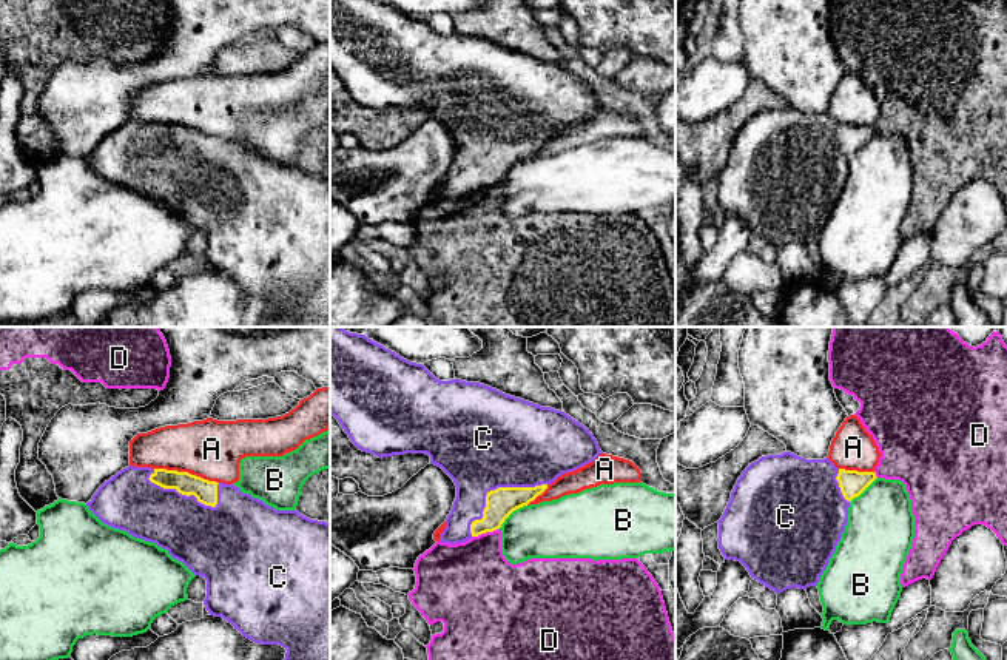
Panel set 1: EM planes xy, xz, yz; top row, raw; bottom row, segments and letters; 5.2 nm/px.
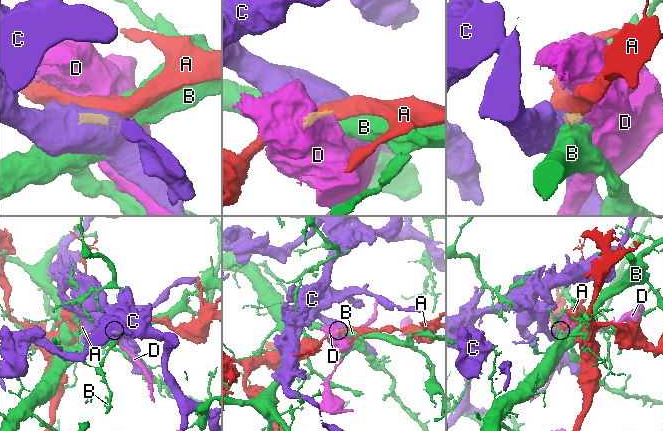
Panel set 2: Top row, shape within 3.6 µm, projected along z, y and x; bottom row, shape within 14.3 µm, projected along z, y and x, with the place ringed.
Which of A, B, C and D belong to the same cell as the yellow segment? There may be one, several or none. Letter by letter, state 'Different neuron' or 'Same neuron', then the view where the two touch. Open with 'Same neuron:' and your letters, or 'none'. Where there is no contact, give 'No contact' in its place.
Same neuron: C
A: Different neuron. Touches yellow in xy
B: Different neuron. Touches yellow in xz
C: Same neuron. Touches yellow in xz
D: Different neuron. Touches yellow in xz

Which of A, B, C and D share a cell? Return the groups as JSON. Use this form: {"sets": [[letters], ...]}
{"sets": [["A"], ["B"], ["C"], ["D"]]}

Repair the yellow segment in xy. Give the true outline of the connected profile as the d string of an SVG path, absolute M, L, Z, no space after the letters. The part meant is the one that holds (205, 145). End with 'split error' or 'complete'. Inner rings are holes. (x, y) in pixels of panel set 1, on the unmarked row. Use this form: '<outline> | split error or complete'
M128 120L86 157L102 177L156 197L207 234L204 259L254 298L287 304L282 321L330 327L330 179L276 165L233 139Z | split error

